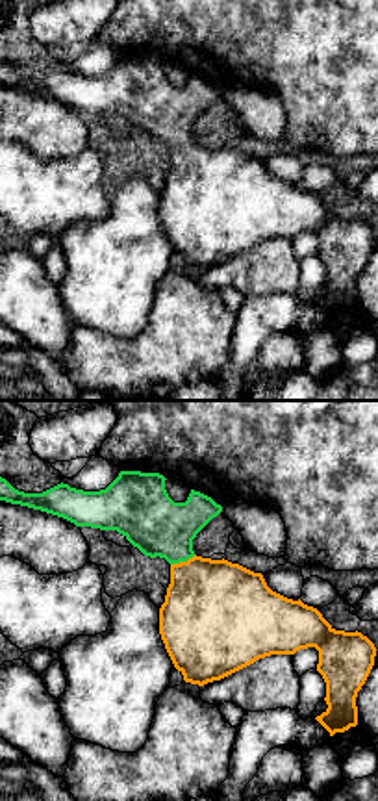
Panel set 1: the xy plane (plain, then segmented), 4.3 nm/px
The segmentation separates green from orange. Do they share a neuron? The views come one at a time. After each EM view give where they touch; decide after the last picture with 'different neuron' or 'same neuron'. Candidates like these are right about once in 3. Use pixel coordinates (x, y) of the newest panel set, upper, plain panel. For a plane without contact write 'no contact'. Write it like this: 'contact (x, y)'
contact (182, 145)

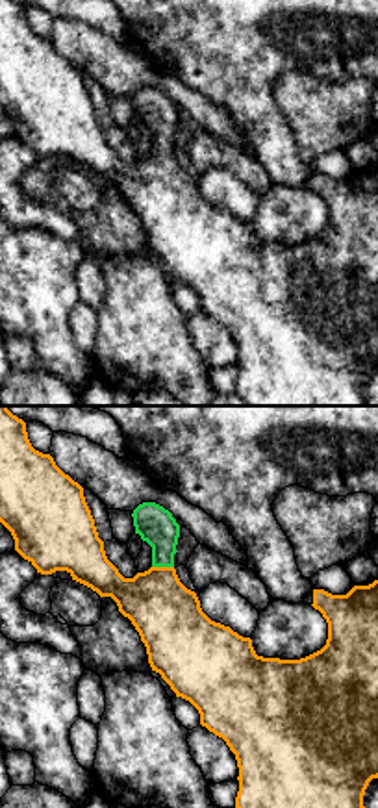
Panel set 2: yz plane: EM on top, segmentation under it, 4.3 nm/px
contact (163, 151)

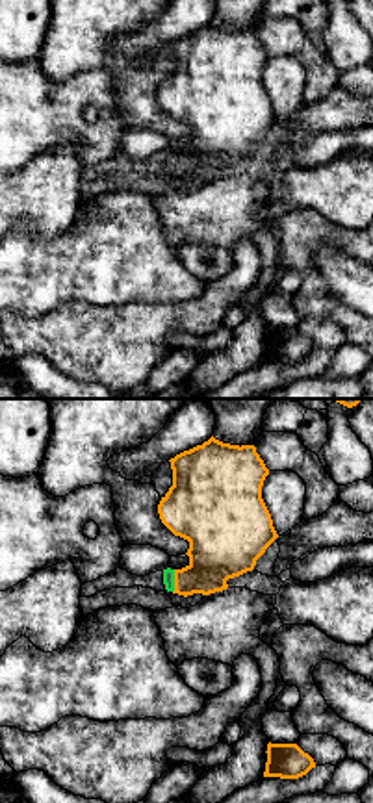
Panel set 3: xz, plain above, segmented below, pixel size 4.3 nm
contact (173, 165)

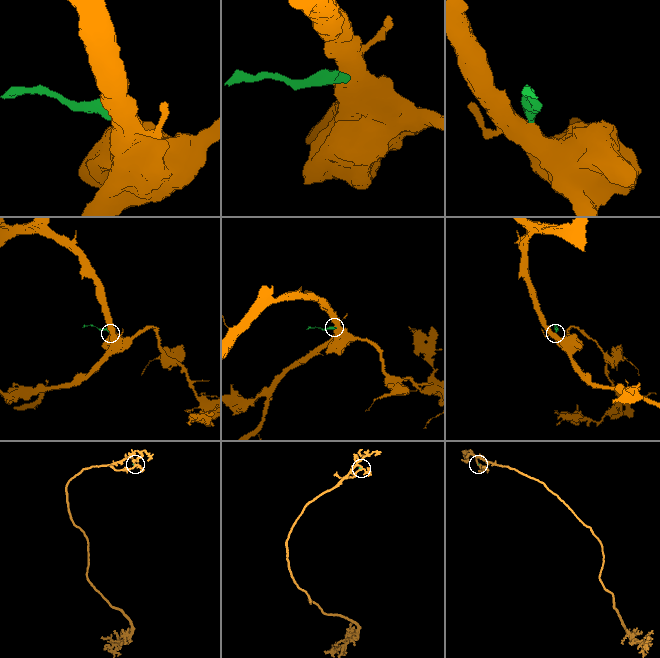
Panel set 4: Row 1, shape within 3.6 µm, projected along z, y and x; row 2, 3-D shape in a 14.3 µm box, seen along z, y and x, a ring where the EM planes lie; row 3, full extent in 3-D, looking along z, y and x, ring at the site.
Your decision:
same neuron

